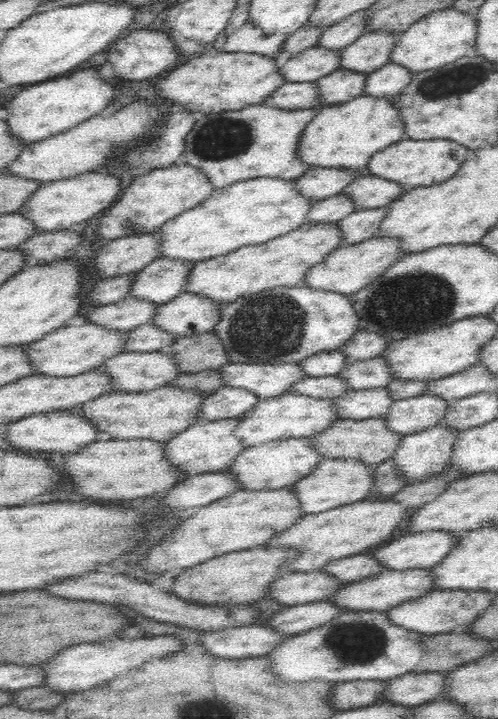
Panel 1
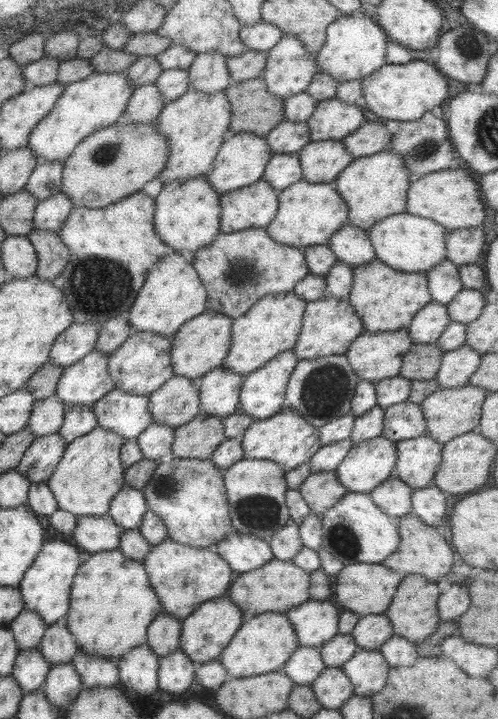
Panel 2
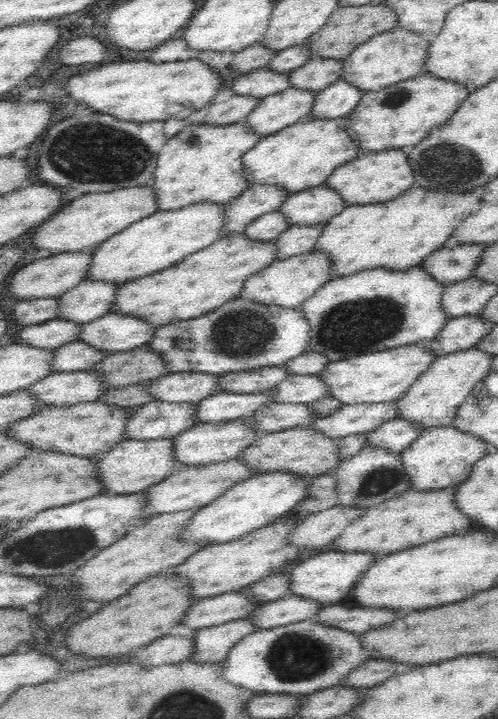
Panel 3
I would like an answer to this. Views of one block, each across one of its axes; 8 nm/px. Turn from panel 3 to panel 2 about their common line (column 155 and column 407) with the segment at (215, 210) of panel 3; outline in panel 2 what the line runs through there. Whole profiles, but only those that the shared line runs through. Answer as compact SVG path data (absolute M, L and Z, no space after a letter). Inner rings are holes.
M407 212L382 218L367 230L367 238L375 252L375 260L397 272L425 273L445 259L447 230L433 220L419 218Z

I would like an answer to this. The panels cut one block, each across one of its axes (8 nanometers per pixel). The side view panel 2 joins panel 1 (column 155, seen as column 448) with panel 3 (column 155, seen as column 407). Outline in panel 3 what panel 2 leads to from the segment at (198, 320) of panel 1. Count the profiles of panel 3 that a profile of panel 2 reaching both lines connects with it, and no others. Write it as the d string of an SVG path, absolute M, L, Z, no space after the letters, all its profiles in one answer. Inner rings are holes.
M110 313L84 324L80 341L102 347L112 353L146 347L158 327L132 313Z

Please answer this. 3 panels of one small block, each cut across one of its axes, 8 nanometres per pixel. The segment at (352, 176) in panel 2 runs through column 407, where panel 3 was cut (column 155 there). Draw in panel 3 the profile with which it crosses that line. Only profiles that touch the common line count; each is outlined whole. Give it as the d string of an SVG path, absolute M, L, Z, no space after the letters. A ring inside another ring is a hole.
M244 121L232 124L208 124L190 123L178 134L169 138L160 150L156 166L156 178L153 179L153 188L156 188L158 205L160 210L176 210L183 206L188 206L200 201L212 201L227 205L234 198L253 186L246 173L244 156L248 150L252 150L264 137L254 133L250 125Z

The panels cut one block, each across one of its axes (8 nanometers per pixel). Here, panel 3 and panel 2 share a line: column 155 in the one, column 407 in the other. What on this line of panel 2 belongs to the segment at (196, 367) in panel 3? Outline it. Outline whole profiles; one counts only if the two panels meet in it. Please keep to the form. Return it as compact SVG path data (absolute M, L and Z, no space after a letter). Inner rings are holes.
M406 329L393 332L361 332L344 352L351 370L360 381L377 383L396 377L403 355L411 347Z

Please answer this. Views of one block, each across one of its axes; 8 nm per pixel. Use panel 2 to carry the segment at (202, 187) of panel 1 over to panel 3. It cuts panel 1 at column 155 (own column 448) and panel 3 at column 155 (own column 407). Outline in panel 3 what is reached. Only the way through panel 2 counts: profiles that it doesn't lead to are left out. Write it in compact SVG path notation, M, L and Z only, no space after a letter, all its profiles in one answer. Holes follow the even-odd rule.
M146 185L85 194L82 198L68 202L60 212L56 212L48 219L48 222L38 226L37 231L34 232L35 237L29 245L38 249L46 248L54 255L63 252L92 252L102 242L126 230L131 224L160 211L156 192L156 188L152 185Z

